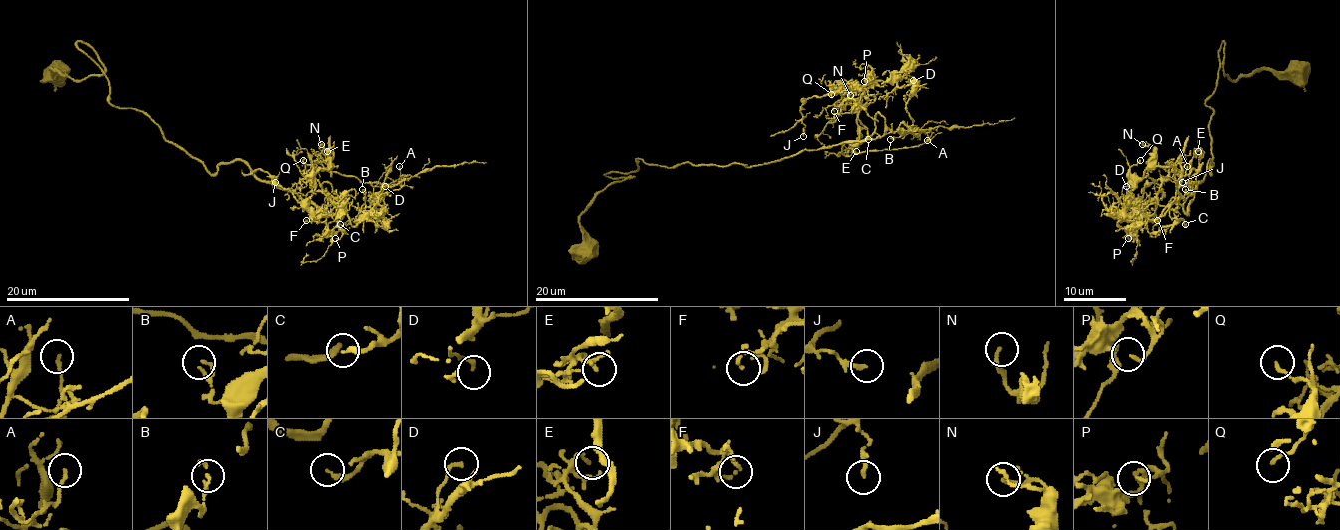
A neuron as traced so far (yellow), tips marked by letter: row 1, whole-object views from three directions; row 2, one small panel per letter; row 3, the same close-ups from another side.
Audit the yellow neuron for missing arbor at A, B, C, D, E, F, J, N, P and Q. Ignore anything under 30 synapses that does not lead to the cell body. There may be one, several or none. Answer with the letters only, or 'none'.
none

